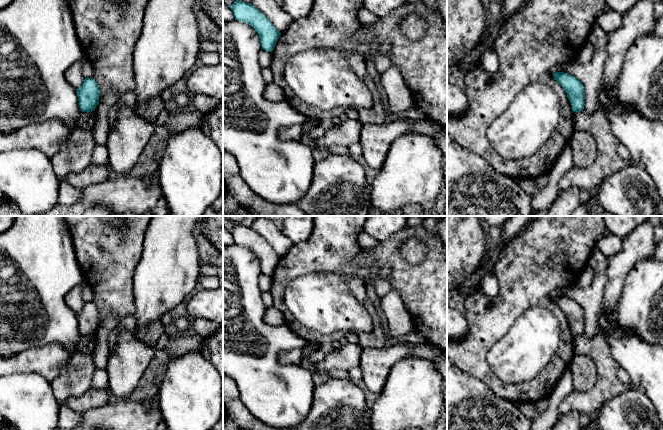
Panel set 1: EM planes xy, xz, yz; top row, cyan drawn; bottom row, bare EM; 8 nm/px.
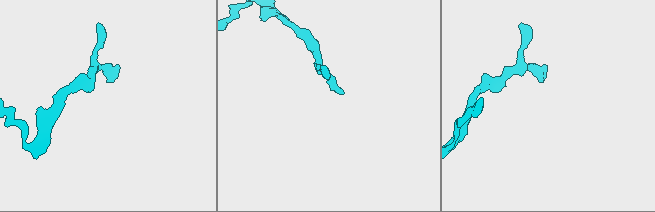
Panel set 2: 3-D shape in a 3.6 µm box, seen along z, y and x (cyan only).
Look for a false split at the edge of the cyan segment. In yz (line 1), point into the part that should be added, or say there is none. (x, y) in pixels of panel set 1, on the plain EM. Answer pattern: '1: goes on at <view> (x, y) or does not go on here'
1: does not go on here

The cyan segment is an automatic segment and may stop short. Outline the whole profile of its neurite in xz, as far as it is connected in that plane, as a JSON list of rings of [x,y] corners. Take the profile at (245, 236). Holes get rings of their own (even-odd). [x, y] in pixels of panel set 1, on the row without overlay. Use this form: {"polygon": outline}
{"polygon": [[[239,223],[229,231],[237,245],[245,246],[256,254],[262,273],[272,277],[281,257],[270,244],[251,227],[242,226]]]}

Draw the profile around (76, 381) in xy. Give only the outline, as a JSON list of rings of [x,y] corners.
[[[93,352],[89,355],[73,356],[69,361],[68,371],[51,382],[53,394],[59,404],[91,389],[92,375],[96,369]]]

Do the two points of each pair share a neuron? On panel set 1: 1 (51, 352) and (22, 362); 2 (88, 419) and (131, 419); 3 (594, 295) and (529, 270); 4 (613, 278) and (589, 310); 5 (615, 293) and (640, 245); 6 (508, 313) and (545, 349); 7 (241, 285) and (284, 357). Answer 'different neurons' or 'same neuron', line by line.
1: same neuron
2: same neuron
3: different neurons
4: different neurons
5: same neuron
6: different neurons
7: different neurons

